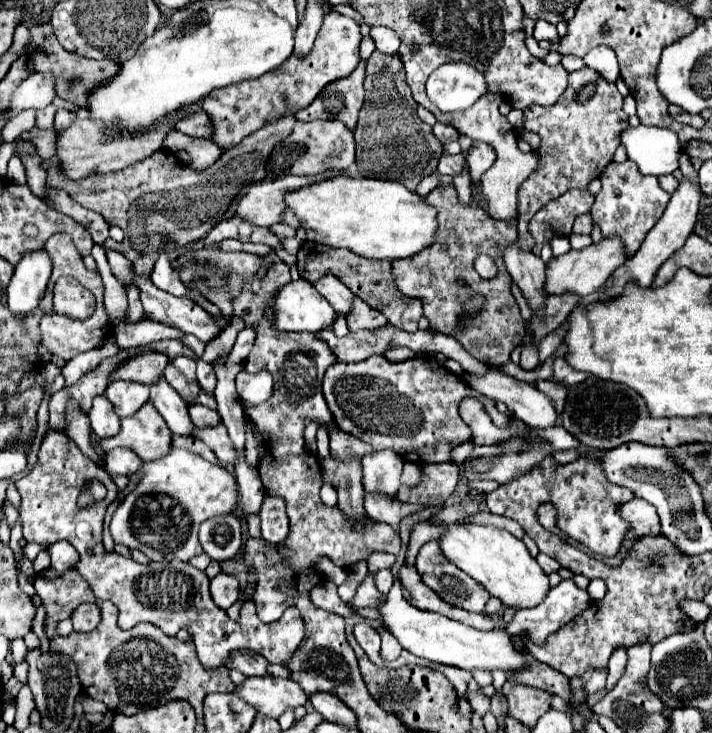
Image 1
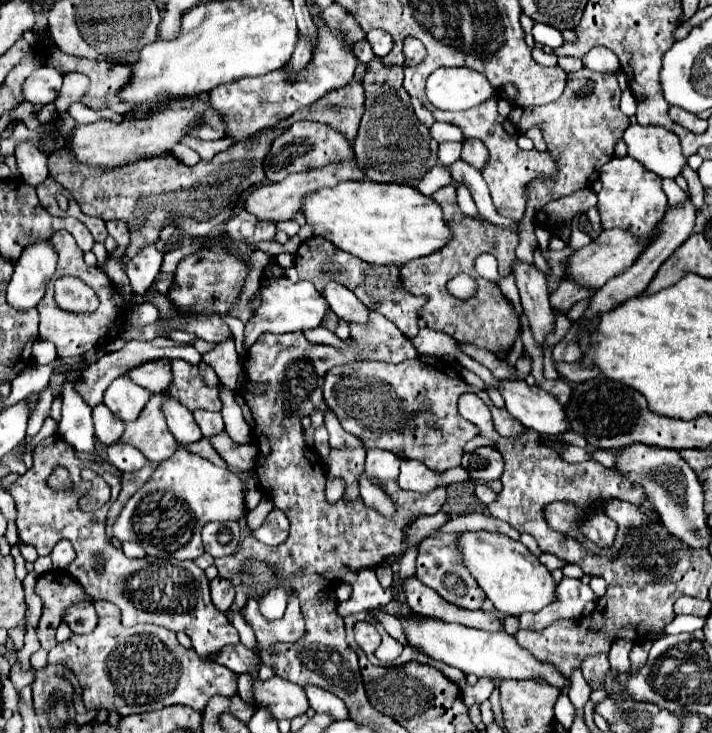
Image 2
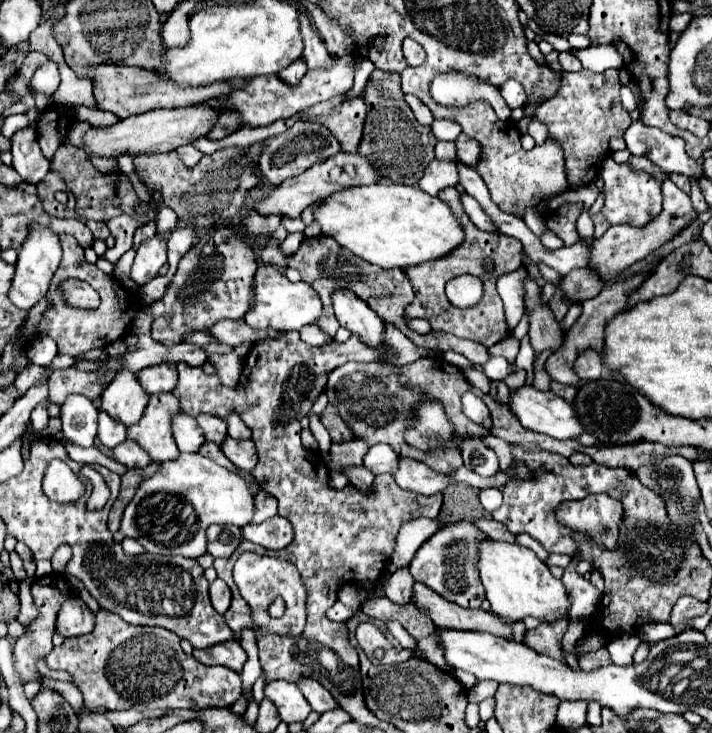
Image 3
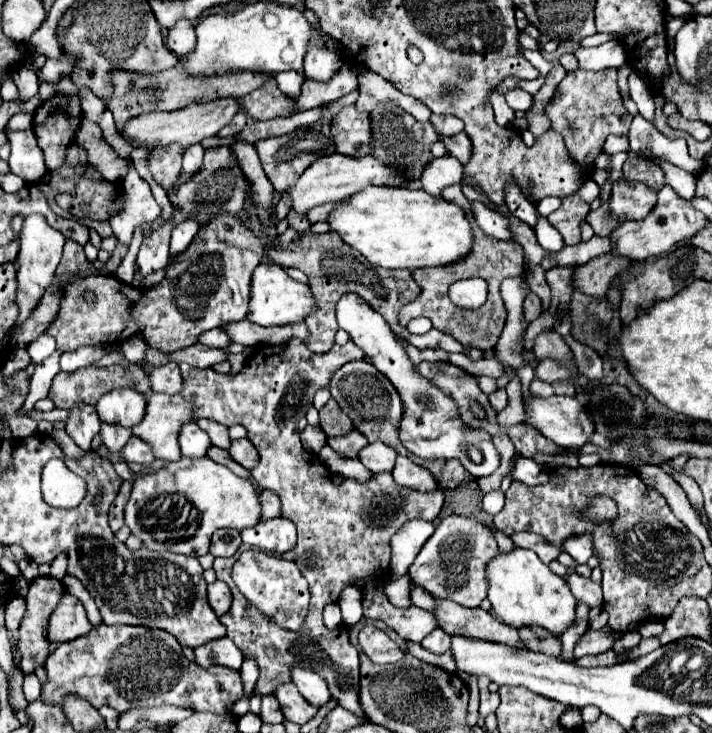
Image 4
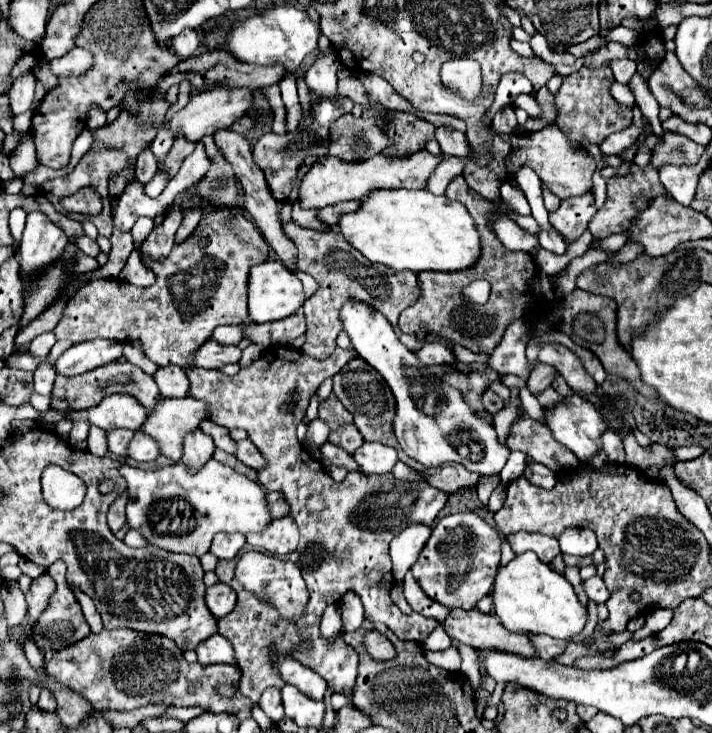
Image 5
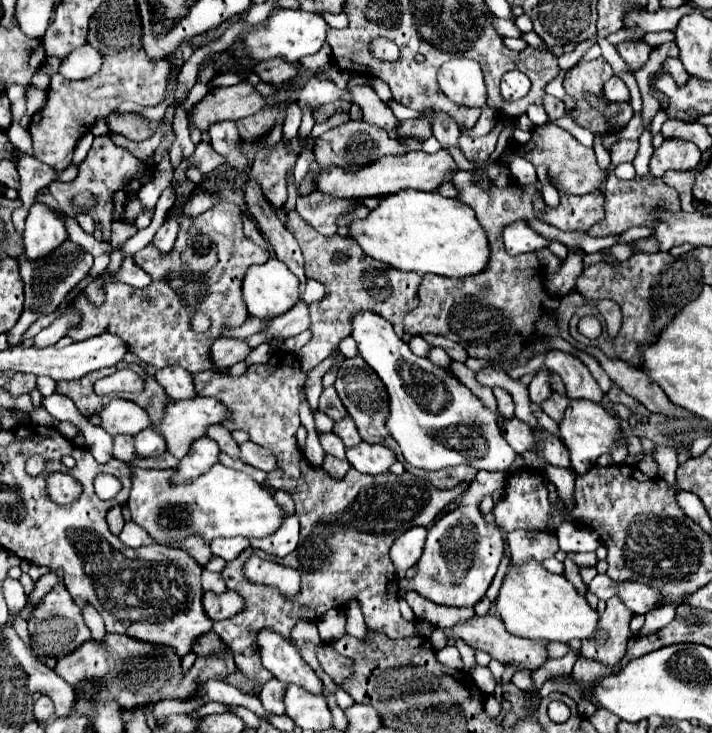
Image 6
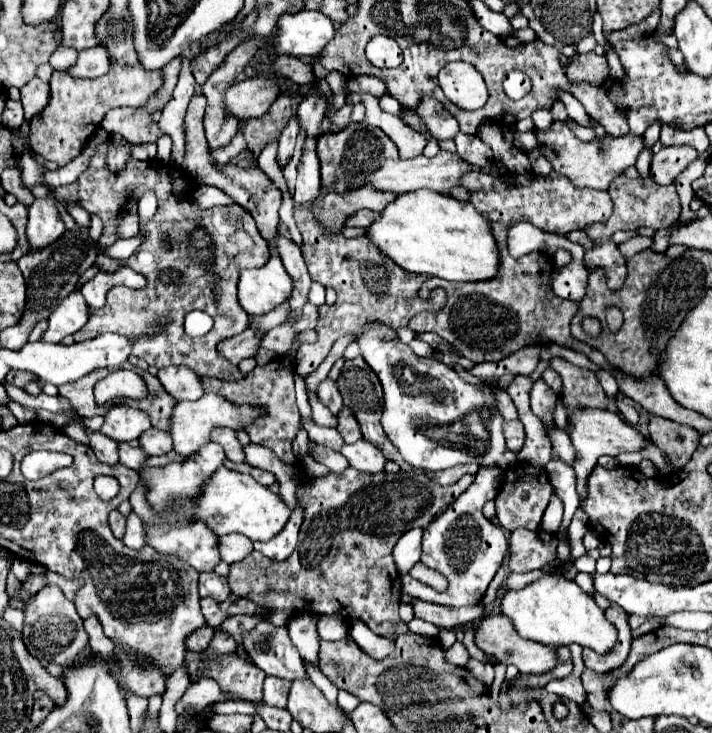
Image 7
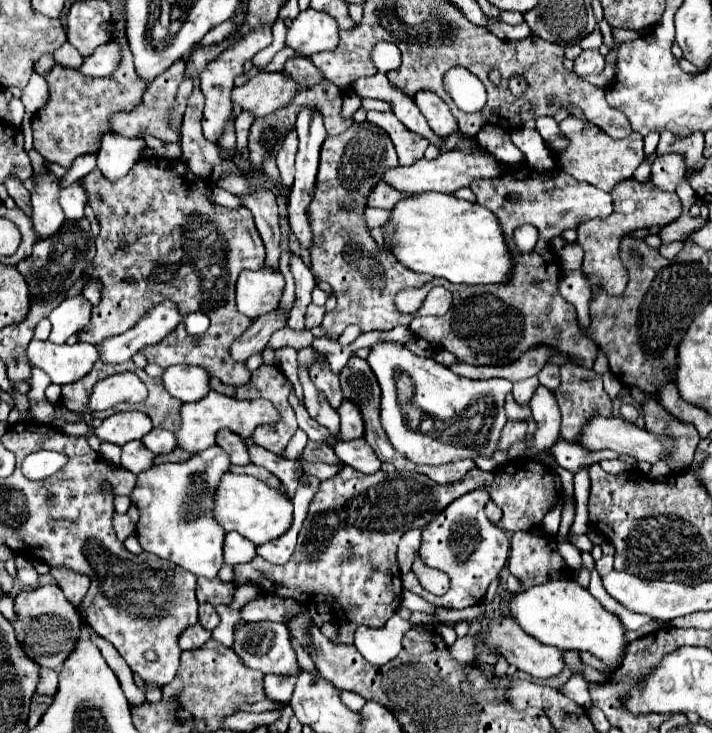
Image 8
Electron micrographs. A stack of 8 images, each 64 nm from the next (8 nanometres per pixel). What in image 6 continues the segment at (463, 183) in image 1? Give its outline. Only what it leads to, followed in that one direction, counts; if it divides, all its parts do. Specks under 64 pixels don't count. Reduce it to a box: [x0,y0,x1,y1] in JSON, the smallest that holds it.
[502,222,549,254]

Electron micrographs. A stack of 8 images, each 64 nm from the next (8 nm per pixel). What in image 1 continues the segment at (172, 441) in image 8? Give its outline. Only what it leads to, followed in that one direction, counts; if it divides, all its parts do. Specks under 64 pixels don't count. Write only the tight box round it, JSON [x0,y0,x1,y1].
[104,448,142,476]

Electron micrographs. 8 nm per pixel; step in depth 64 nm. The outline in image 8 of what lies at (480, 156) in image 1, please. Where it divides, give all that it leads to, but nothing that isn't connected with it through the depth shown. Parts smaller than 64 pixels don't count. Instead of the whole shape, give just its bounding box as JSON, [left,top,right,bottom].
[414,92,458,138]

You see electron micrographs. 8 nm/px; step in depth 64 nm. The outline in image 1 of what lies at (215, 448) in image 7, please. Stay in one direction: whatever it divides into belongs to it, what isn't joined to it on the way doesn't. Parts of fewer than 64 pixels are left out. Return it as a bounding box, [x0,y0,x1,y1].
[150,376,194,436]

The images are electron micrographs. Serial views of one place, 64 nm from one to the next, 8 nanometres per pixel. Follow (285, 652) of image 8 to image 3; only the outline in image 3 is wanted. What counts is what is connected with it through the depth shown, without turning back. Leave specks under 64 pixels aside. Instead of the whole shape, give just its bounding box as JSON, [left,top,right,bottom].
[298,678,340,714]

